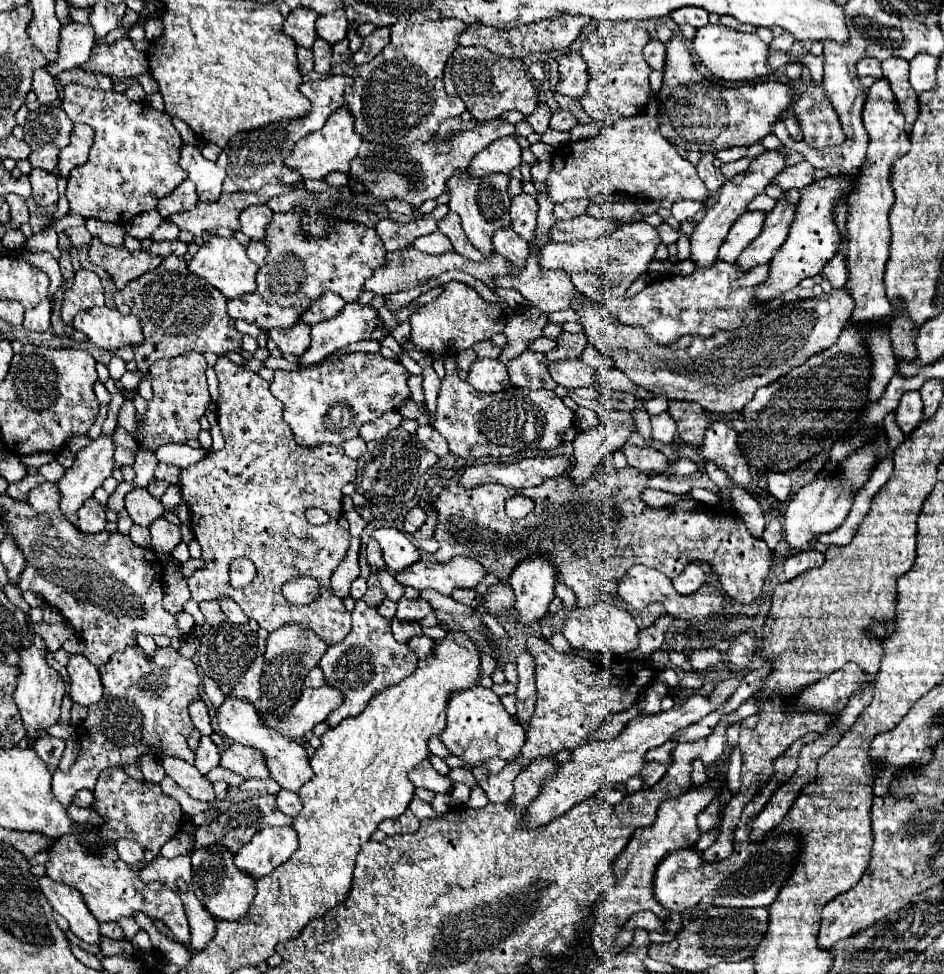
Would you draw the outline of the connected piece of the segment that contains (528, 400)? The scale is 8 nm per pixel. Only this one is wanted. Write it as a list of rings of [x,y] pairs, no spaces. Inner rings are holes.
[[[444,357],[446,378],[442,380],[442,388],[438,394],[438,410],[434,428],[446,438],[450,452],[462,458],[504,458],[518,454],[528,448],[538,450],[554,450],[562,444],[562,434],[572,426],[574,412],[556,396],[552,390],[526,390],[526,388],[510,388],[496,394],[480,394],[466,380],[458,378],[458,365],[455,357]]]

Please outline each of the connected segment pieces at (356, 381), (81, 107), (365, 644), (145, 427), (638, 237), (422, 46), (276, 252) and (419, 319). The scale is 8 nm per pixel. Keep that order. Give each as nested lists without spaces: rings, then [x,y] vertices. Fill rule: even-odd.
[[[356,352],[356,354],[342,356],[334,364],[318,364],[298,372],[276,370],[274,380],[270,384],[270,392],[284,404],[284,422],[290,426],[300,446],[304,448],[312,448],[318,444],[338,446],[350,438],[356,438],[360,434],[362,424],[380,418],[384,412],[398,410],[400,404],[410,398],[410,388],[406,384],[408,378],[410,378],[408,370],[398,360],[388,360],[382,354]]]
[[[80,84],[64,86],[62,108],[72,122],[84,122],[94,130],[94,144],[86,164],[78,166],[78,170],[72,170],[68,178],[66,196],[70,214],[124,224],[134,216],[156,208],[158,202],[186,178],[186,172],[178,166],[178,146],[182,144],[180,134],[172,126],[172,118],[166,112],[158,112],[146,102],[132,102],[118,92],[92,90]]]
[[[356,600],[356,606],[352,610],[352,630],[348,632],[344,642],[328,646],[320,660],[326,684],[338,686],[338,690],[342,690],[344,694],[342,706],[334,710],[326,722],[330,726],[338,726],[344,718],[358,716],[376,692],[410,676],[416,670],[416,664],[418,658],[414,656],[414,652],[408,650],[406,644],[394,640],[390,632],[390,620],[382,618],[376,608],[370,608],[364,600]]]
[[[188,352],[172,360],[160,360],[150,366],[152,374],[152,390],[154,396],[148,402],[142,422],[136,426],[136,440],[140,446],[148,450],[156,450],[162,444],[176,442],[186,444],[188,440],[196,440],[200,434],[200,416],[204,416],[206,398],[210,398],[206,384],[206,360],[200,352]]]
[[[646,222],[622,224],[608,236],[596,240],[572,240],[564,244],[546,244],[538,254],[538,264],[542,270],[562,270],[566,274],[574,272],[594,272],[602,276],[604,296],[620,298],[628,290],[628,286],[648,272],[648,266],[654,258],[656,246],[660,244],[656,228]]]
[[[458,18],[420,24],[398,20],[390,30],[390,44],[368,64],[356,66],[354,84],[344,92],[346,108],[354,116],[356,132],[366,142],[394,146],[430,142],[446,118],[460,116],[466,110],[460,98],[444,90],[444,66],[460,44],[458,34],[466,32],[468,26]]]
[[[298,208],[272,216],[264,236],[268,256],[260,268],[260,286],[256,292],[228,300],[228,314],[232,318],[244,318],[266,330],[292,328],[324,292],[332,290],[346,302],[358,300],[364,282],[378,266],[386,264],[386,248],[374,228],[354,222],[328,222],[326,236],[314,238],[302,230],[300,218]]]
[[[452,280],[444,285],[444,292],[430,304],[424,304],[410,316],[412,344],[432,356],[456,354],[470,348],[474,342],[490,340],[492,334],[500,334],[506,326],[508,312],[498,304],[486,302],[470,285]]]

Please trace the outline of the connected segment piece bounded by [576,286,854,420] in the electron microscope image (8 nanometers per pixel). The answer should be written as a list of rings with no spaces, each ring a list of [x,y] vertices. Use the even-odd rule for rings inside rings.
[[[832,288],[826,298],[810,298],[810,300],[796,300],[788,306],[782,306],[782,310],[770,312],[764,320],[754,322],[752,326],[746,326],[742,330],[734,330],[734,334],[714,334],[714,338],[698,338],[698,336],[682,336],[678,342],[672,342],[668,346],[658,346],[650,340],[650,336],[644,334],[638,326],[626,326],[620,324],[616,314],[610,314],[604,310],[598,302],[592,306],[576,308],[580,312],[580,324],[584,326],[584,334],[592,346],[596,346],[608,360],[614,362],[636,386],[642,386],[650,390],[656,396],[666,396],[668,400],[688,400],[700,404],[704,410],[716,412],[722,418],[738,418],[744,406],[754,398],[754,392],[760,386],[768,386],[780,376],[784,376],[790,368],[800,366],[806,362],[812,354],[818,354],[826,348],[830,348],[844,328],[846,320],[850,318],[854,310],[854,298],[850,296],[848,288]]]

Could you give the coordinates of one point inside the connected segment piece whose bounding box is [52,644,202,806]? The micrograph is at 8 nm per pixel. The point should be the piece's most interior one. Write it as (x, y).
(144, 710)

